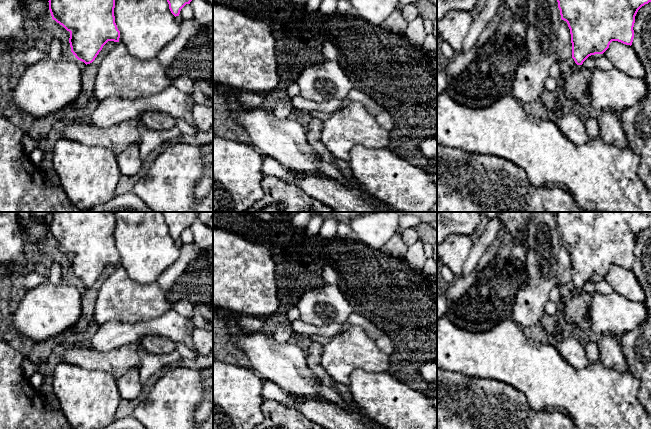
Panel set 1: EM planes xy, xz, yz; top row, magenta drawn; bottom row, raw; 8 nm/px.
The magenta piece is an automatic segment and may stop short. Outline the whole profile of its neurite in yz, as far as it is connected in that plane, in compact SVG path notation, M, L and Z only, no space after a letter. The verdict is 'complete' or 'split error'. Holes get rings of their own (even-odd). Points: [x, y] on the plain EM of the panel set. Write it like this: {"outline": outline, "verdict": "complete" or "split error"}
{"outline": "M555 212L561 243L570 253L572 282L577 289L591 279L603 278L612 265L632 269L634 262L635 240L638 234L651 226L651 212Z", "verdict": "complete"}

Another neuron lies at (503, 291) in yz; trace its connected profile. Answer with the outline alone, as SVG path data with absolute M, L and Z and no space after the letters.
M509 262L498 280L474 284L459 299L448 305L446 316L456 326L469 331L487 331L505 319L511 319L516 294L525 273Z

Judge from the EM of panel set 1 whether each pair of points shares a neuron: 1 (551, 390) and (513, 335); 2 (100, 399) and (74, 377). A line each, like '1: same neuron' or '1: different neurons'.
1: same neuron
2: same neuron

